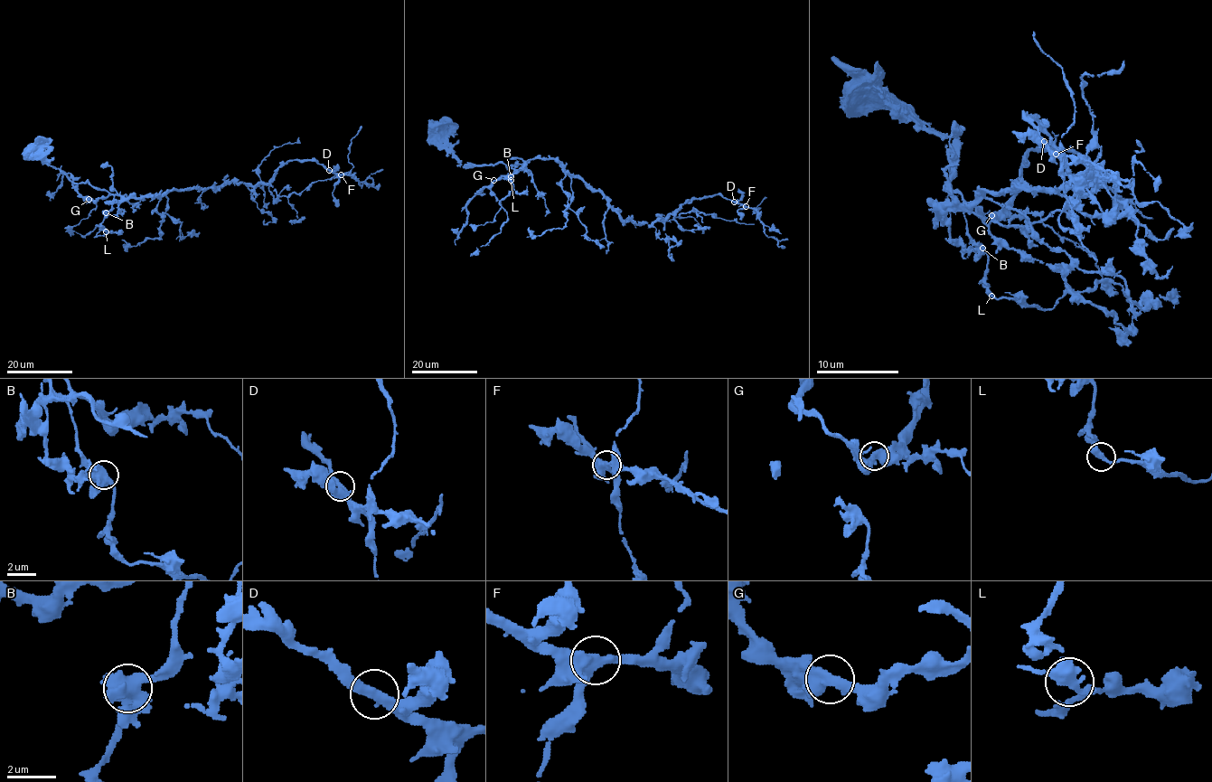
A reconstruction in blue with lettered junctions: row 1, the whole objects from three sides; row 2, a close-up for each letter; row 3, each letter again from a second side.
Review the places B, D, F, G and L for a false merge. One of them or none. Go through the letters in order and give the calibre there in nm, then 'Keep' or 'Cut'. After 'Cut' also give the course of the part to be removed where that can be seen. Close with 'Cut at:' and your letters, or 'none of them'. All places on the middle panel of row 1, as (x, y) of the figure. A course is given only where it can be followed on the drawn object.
B: Thickness 600 nm. Keep
D: Thickness 400 nm. Keep
F: Thickness 400 nm. Keep
G: Thickness 440 nm. Keep
L: Thickness 380 nm. Keep
Cut at: none of them

